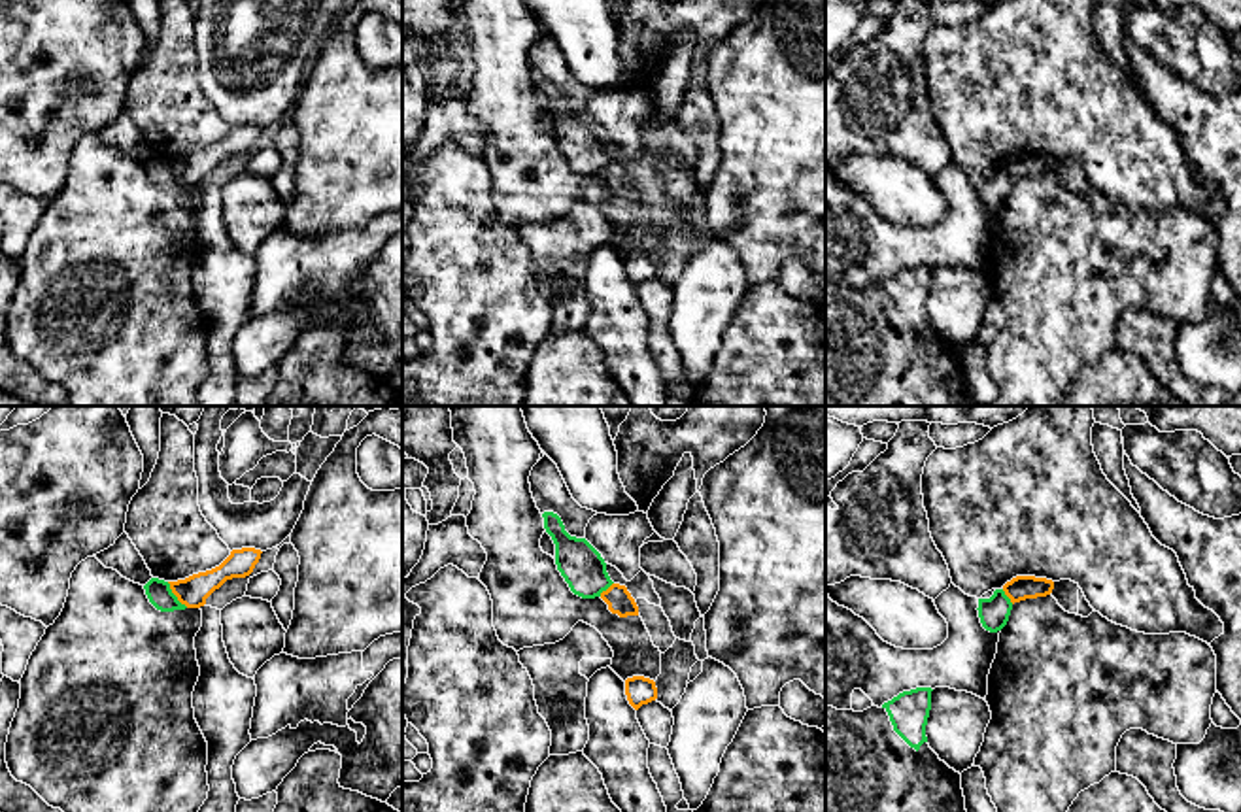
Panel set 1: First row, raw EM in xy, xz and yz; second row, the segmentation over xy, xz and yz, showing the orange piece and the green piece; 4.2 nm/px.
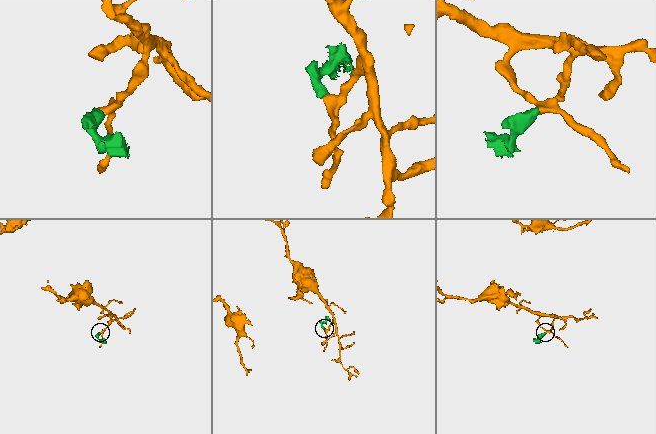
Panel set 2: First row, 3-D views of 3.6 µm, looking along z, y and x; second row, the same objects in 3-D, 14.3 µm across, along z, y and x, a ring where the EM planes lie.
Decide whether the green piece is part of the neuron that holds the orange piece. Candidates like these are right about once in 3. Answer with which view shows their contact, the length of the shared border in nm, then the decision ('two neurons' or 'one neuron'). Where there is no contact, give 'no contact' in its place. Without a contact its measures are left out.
meets orange in xy; contact 140 nm long; two neurons

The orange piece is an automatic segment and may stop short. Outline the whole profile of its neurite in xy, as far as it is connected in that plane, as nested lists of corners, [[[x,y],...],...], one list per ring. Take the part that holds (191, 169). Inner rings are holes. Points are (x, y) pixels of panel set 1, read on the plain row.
[[[255,125],[232,127],[230,132],[212,147],[168,159],[170,166],[187,185],[200,185],[227,157],[249,153],[261,136],[261,130],[263,128]]]

